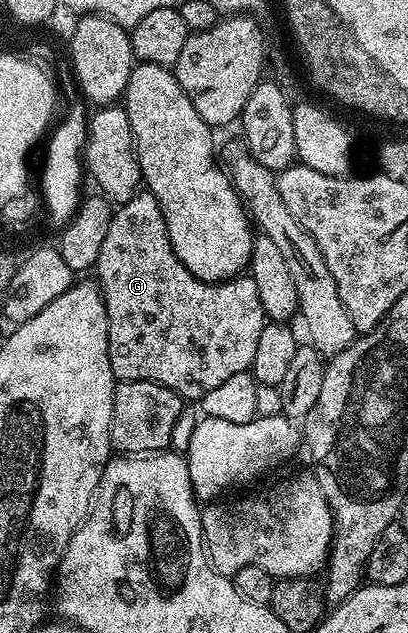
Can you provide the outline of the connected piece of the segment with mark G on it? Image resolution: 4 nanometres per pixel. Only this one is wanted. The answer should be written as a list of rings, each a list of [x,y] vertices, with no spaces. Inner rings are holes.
[[[141,191],[113,212],[110,231],[106,231],[102,251],[98,251],[95,273],[106,303],[110,367],[117,382],[158,383],[170,387],[180,398],[196,403],[225,379],[251,370],[254,350],[266,323],[256,280],[250,275],[237,275],[226,281],[203,281],[190,275],[178,255],[174,255],[174,247],[170,247],[166,219],[152,193]]]

